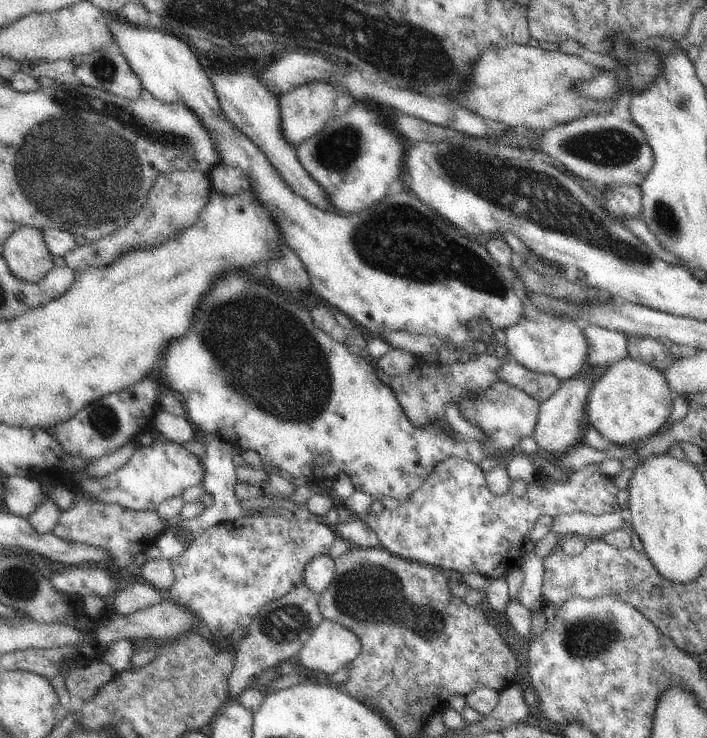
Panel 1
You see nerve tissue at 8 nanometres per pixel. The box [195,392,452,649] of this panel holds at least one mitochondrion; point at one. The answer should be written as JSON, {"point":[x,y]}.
{"point":[365,593]}

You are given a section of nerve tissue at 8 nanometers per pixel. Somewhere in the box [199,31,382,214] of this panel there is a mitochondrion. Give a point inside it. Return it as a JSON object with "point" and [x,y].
{"point":[335,150]}

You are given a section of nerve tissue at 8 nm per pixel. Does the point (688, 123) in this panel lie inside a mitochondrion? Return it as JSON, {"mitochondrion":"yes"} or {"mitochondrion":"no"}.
{"mitochondrion":"no"}

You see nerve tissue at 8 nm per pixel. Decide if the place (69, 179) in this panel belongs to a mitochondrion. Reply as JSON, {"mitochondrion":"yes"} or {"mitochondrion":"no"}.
{"mitochondrion":"yes"}

